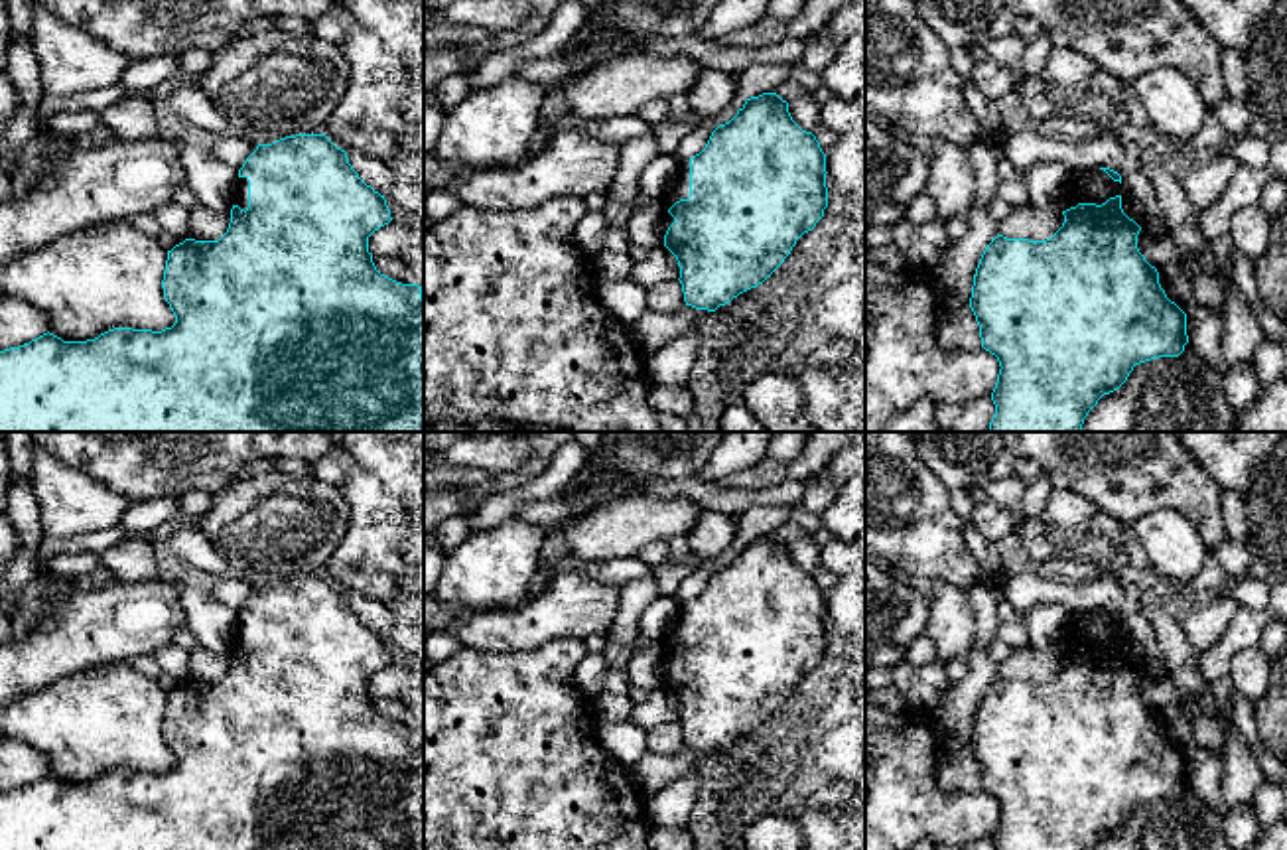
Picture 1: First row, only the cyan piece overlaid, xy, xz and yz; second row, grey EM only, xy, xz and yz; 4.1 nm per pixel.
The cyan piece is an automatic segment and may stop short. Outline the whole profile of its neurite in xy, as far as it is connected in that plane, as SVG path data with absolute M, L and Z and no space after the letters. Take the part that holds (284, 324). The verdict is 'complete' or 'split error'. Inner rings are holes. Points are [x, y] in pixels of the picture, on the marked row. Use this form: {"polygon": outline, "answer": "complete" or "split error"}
{"polygon": "M296 134L258 144L238 170L231 223L219 241L185 239L168 250L164 298L175 323L162 331L114 327L87 341L43 333L0 351L0 432L424 432L424 298L422 286L380 274L369 237L392 221L384 195L367 185L347 152L325 134Z", "answer": "split error"}

